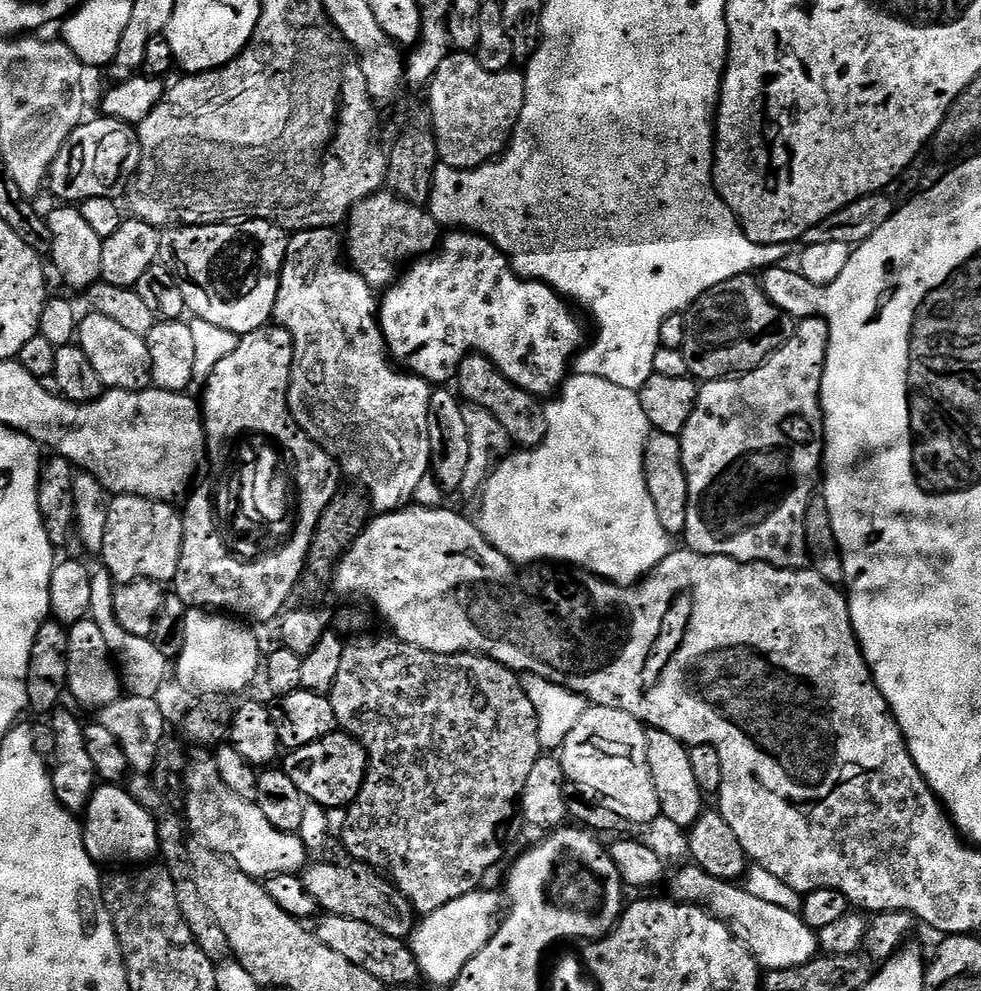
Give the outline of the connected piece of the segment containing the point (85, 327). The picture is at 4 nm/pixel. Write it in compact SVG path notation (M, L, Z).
M89 311L87 315L88 317L85 320L83 317L78 324L78 347L90 360L90 366L94 366L98 378L102 378L105 389L141 392L144 388L153 387L147 339L133 334L103 314Z

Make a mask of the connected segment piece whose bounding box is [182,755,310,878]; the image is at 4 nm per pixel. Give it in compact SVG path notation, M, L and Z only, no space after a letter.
M211 755L200 756L187 765L183 804L182 812L186 817L187 831L195 839L197 836L201 845L218 853L225 860L232 861L247 876L269 878L296 874L309 863L310 853L300 841L299 835L294 832L280 832L270 826L266 814L262 814L256 803L238 798L238 794L234 794L234 790L230 790L230 786L222 782L216 761Z

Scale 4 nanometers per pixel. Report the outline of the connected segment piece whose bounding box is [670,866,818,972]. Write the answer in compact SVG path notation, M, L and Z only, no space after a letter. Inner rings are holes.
M697 866L684 868L672 880L671 899L677 904L695 904L714 918L718 918L750 950L761 969L773 972L797 968L815 960L818 955L817 933L804 921L803 915L782 910L762 898L754 898L747 887L730 880L711 877L706 870ZM740 887L740 888L739 888Z

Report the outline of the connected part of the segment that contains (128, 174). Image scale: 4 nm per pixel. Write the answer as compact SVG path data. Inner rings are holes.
M101 115L100 120L82 122L66 138L58 158L48 173L47 187L60 202L79 202L90 198L116 198L140 168L140 133L125 120Z

